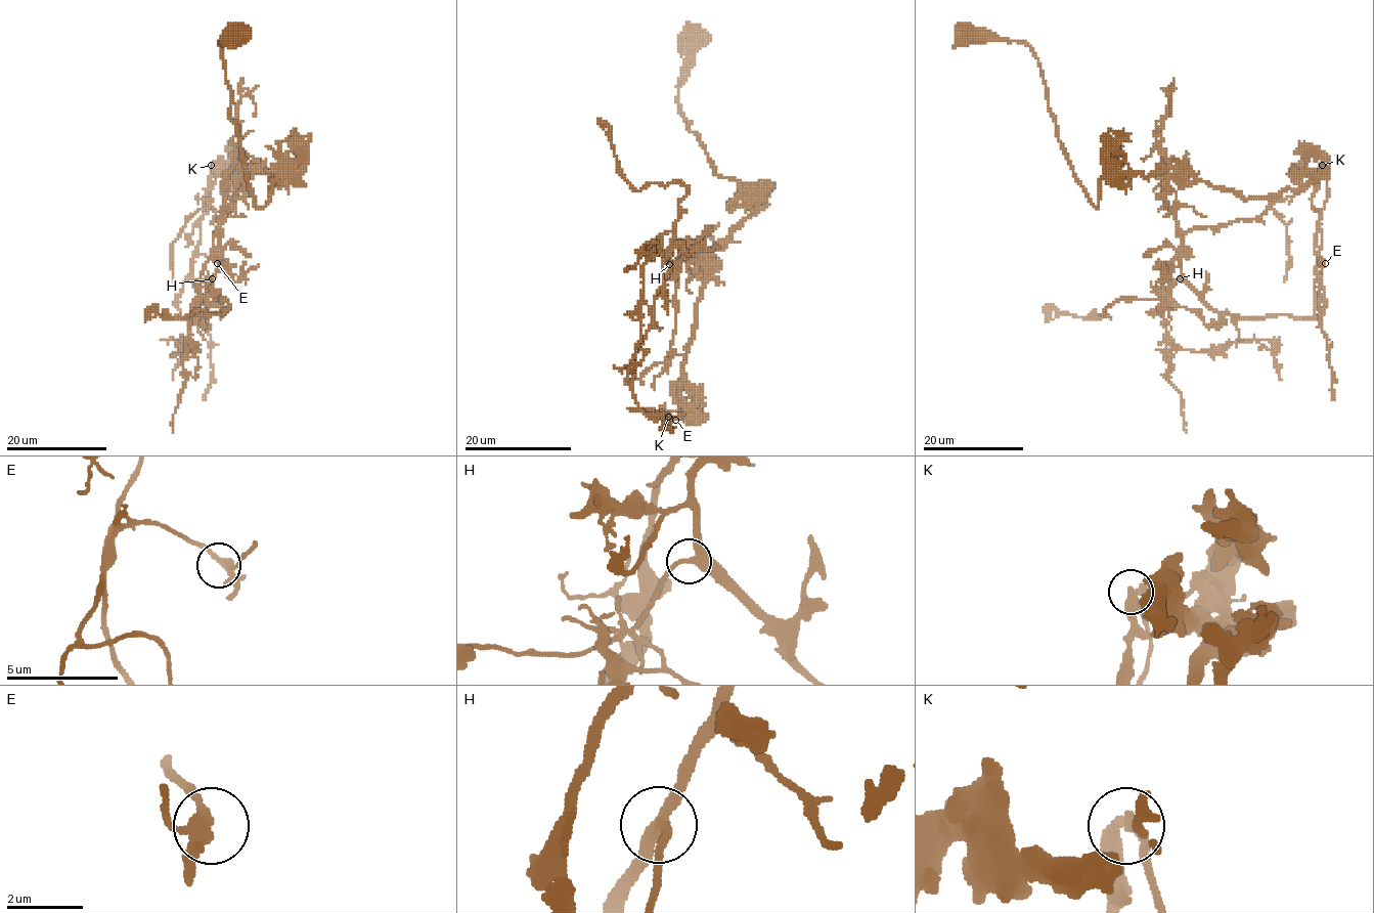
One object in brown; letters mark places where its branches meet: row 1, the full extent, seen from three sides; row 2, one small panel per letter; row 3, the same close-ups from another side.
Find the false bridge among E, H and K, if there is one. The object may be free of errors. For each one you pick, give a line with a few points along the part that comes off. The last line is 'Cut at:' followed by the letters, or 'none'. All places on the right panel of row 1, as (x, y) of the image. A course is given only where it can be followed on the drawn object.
K: foreign part runs (1322, 166), (1325, 310), (1316, 316), (1215, 312), (1182, 273), (1183, 235), (1270, 207), (1286, 224), (1283, 283)
Cut at: K

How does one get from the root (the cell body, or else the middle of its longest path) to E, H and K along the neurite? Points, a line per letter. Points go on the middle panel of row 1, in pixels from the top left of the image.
E: (699, 33), (679, 110), (712, 169), (761, 199), (705, 261), (680, 388), (689, 417), (651, 415), (675, 420)
H: (699, 33), (679, 110), (712, 169), (761, 199), (708, 255), (677, 268), (669, 264)
K: (699, 33), (679, 110), (712, 169), (761, 199), (705, 261), (680, 388), (689, 417), (668, 417)

